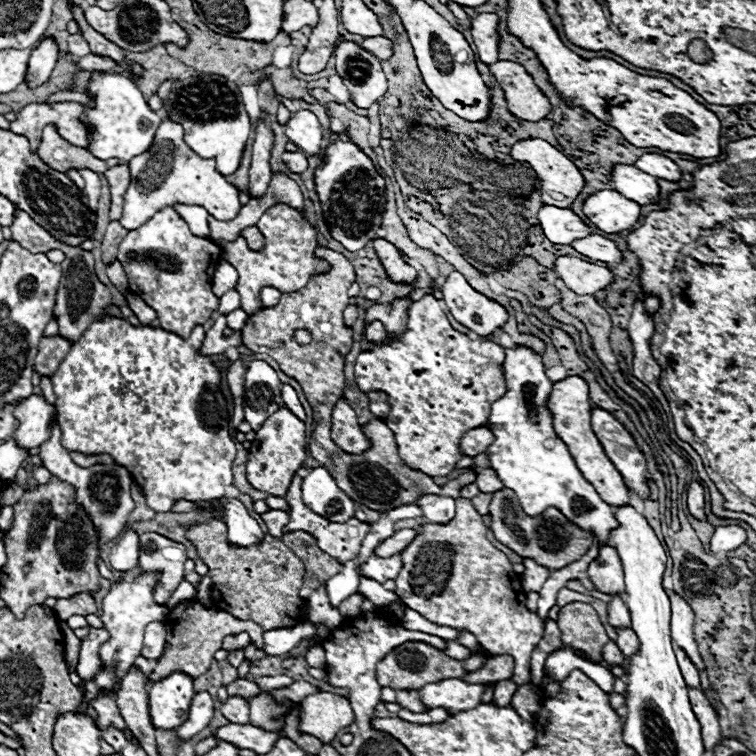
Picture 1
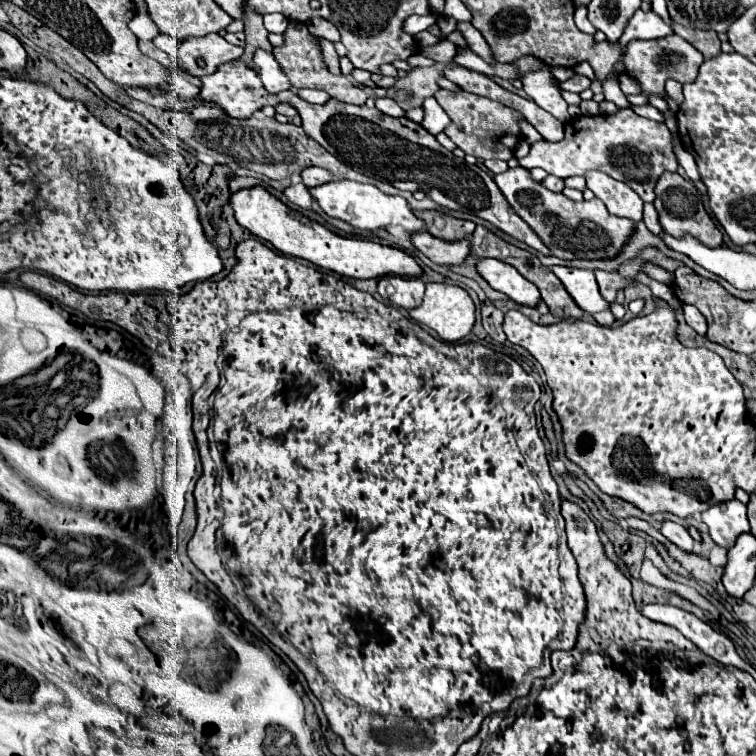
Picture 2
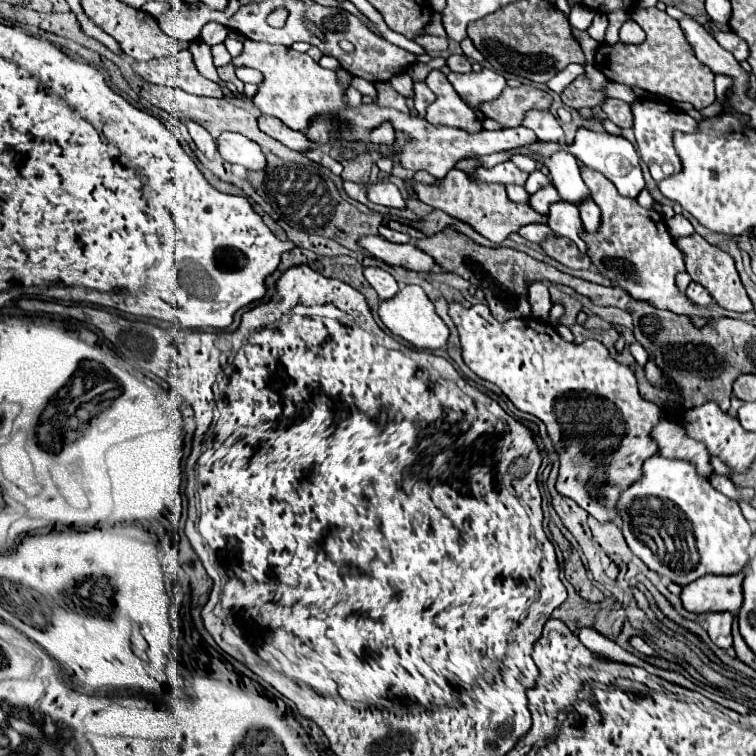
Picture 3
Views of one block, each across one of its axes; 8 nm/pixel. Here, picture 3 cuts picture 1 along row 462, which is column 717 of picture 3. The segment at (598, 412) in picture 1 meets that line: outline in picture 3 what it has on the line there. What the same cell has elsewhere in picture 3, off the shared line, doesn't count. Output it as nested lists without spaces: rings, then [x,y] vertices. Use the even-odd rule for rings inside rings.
[[[730,612],[708,614],[708,634],[712,642],[722,650],[732,648],[732,620],[734,618]]]

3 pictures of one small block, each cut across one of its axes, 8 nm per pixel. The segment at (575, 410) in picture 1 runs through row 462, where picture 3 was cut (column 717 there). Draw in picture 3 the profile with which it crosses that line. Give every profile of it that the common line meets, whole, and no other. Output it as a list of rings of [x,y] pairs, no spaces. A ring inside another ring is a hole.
[[[744,574],[734,576],[704,576],[682,588],[682,606],[692,614],[710,612],[732,612],[736,614],[742,606],[740,582]]]

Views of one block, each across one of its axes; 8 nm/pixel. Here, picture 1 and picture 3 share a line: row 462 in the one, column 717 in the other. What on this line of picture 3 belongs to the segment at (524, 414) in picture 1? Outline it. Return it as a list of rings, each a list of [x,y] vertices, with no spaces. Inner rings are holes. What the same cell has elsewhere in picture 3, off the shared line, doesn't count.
[[[650,456],[642,464],[638,482],[620,494],[616,510],[622,518],[622,534],[632,554],[652,572],[670,578],[674,584],[686,586],[706,574],[732,576],[748,564],[746,548],[752,538],[748,522],[738,504],[720,494],[708,478],[700,476],[692,462]],[[684,518],[692,524],[690,536],[686,536],[688,522]]]

